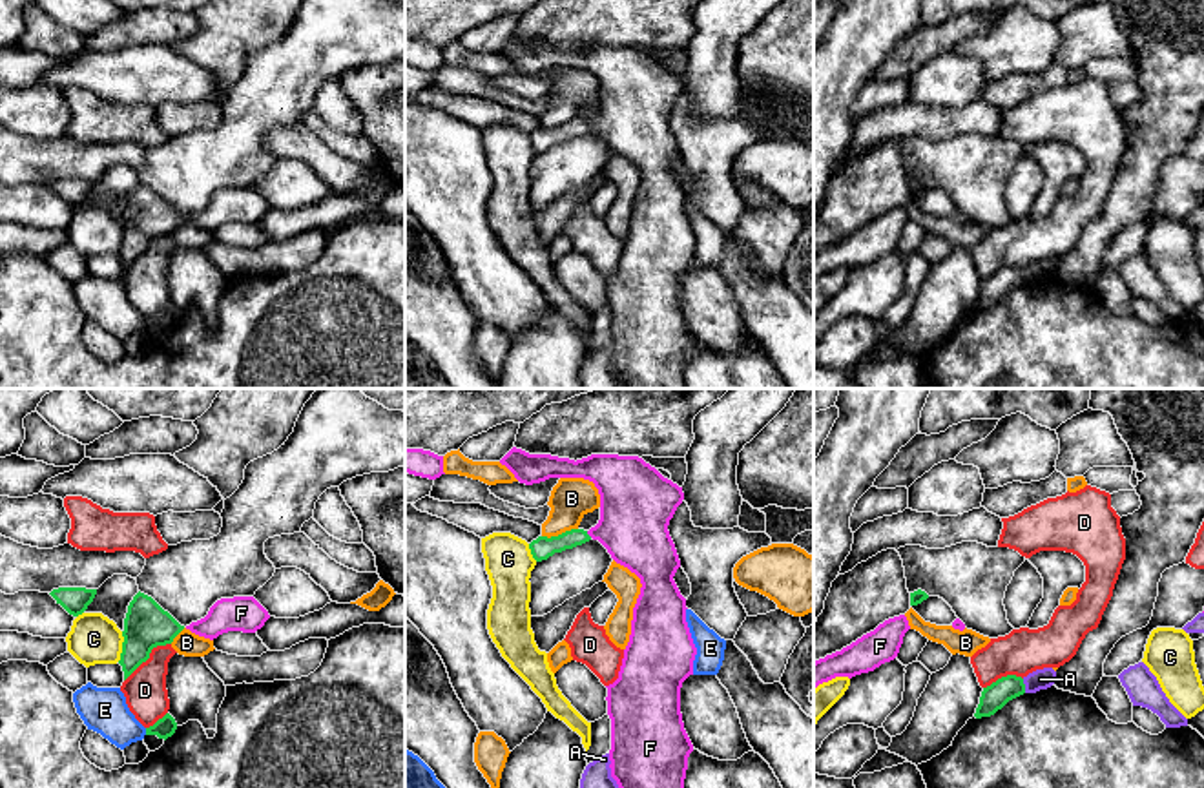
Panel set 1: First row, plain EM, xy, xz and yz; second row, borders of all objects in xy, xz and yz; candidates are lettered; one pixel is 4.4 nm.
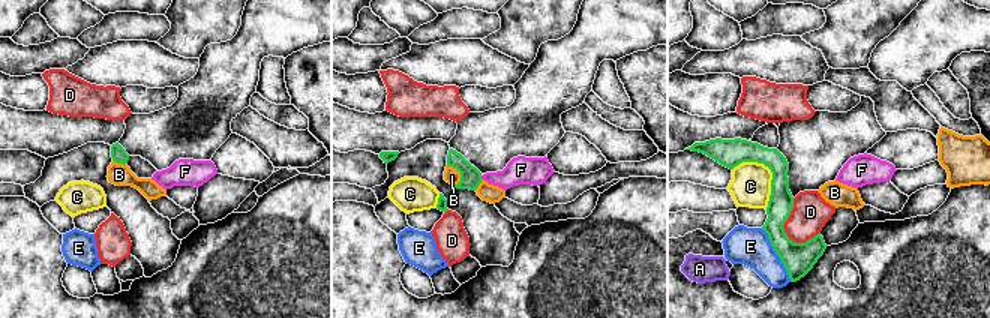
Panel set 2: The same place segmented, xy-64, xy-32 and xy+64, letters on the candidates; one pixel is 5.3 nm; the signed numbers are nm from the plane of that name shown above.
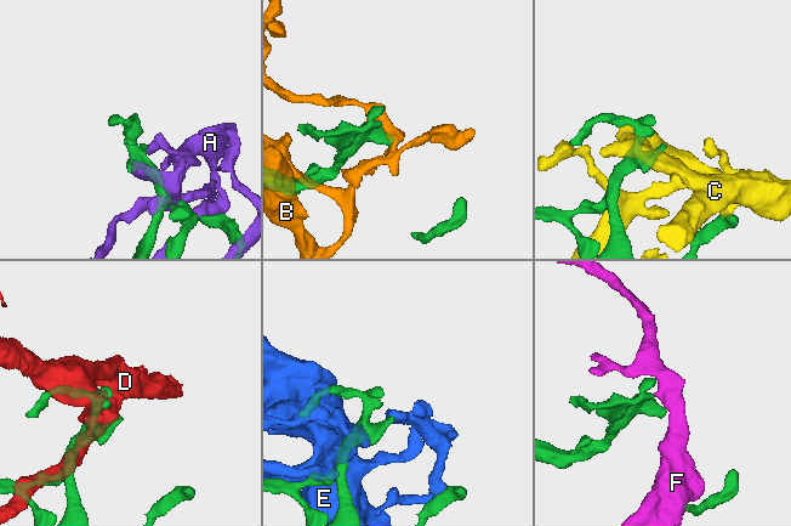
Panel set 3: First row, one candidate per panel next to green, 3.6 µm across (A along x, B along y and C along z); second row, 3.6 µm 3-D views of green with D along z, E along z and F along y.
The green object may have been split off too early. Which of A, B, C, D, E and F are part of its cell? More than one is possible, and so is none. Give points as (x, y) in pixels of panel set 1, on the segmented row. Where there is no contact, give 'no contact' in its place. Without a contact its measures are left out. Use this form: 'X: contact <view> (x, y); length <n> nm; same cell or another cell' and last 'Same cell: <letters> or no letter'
A: contact yz (1024, 686); length 70 nm; another cell
B: contact xz (559, 535); length 170 nm; another cell
C: contact xy (123, 646); length 140 nm; another cell
D: contact xy (148, 657); length 260 nm; another cell
E: contact xy (146, 732); length 30 nm; another cell
F: contact xz (588, 535); length 40 nm; same cell
Same cell: F

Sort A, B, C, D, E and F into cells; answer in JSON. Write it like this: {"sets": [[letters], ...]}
{"sets": [["A"], ["B"], ["C"], ["D"], ["E"], ["F"]]}

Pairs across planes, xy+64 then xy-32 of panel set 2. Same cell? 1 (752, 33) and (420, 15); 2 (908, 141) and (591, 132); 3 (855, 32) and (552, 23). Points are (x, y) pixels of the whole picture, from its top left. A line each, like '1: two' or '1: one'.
1: two
2: two
3: one

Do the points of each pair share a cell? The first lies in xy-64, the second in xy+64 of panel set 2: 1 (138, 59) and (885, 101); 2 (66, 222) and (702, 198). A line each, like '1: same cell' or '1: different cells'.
1: different cells
2: different cells

